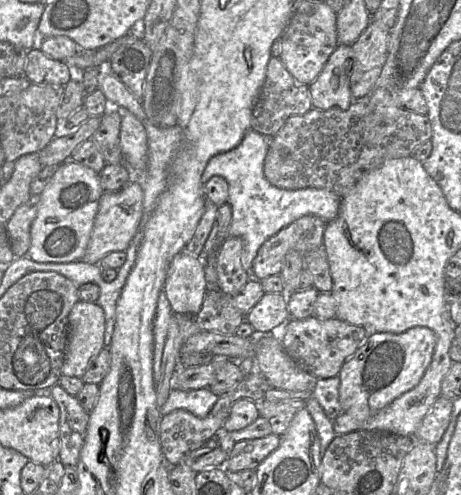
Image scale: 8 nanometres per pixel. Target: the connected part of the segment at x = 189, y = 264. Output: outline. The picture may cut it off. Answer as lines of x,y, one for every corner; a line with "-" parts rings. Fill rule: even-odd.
178,253
168,267
163,290
174,314
195,316
208,290
205,261

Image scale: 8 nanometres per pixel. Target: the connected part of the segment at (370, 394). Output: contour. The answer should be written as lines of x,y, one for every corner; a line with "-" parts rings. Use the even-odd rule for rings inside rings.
416,326
399,334
370,332
338,374
342,412
357,421
366,421
417,386
432,361
436,341
435,332
424,326

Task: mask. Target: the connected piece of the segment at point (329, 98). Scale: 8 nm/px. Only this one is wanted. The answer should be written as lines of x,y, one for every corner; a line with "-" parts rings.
338,44
319,76
309,85
314,108
346,110
354,102
350,90
352,59
352,46

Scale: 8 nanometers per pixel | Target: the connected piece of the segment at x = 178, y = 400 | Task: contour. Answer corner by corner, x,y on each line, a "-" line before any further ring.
209,388
198,390
173,389
170,391
167,401
159,410
162,416
176,409
184,409
199,418
205,418
218,398

